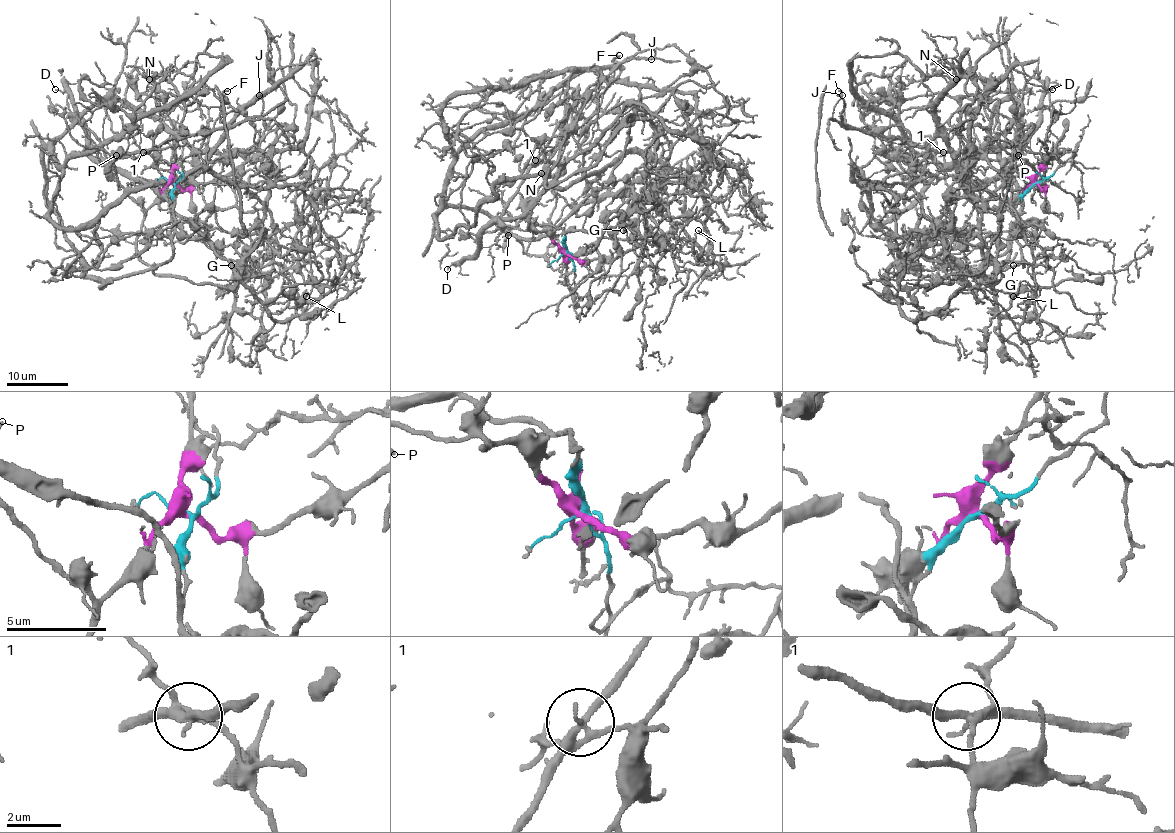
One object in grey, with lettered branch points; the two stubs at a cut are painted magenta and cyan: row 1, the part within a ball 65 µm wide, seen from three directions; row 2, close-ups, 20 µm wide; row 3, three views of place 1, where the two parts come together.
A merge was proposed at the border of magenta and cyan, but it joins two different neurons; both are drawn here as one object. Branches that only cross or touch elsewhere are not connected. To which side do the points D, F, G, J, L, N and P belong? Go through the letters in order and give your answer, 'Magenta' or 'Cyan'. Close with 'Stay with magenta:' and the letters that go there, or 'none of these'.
D: Cyan
F: Cyan
G: Cyan
J: Cyan
L: Cyan
N: Magenta
P: Magenta
Stay with magenta: N, P

